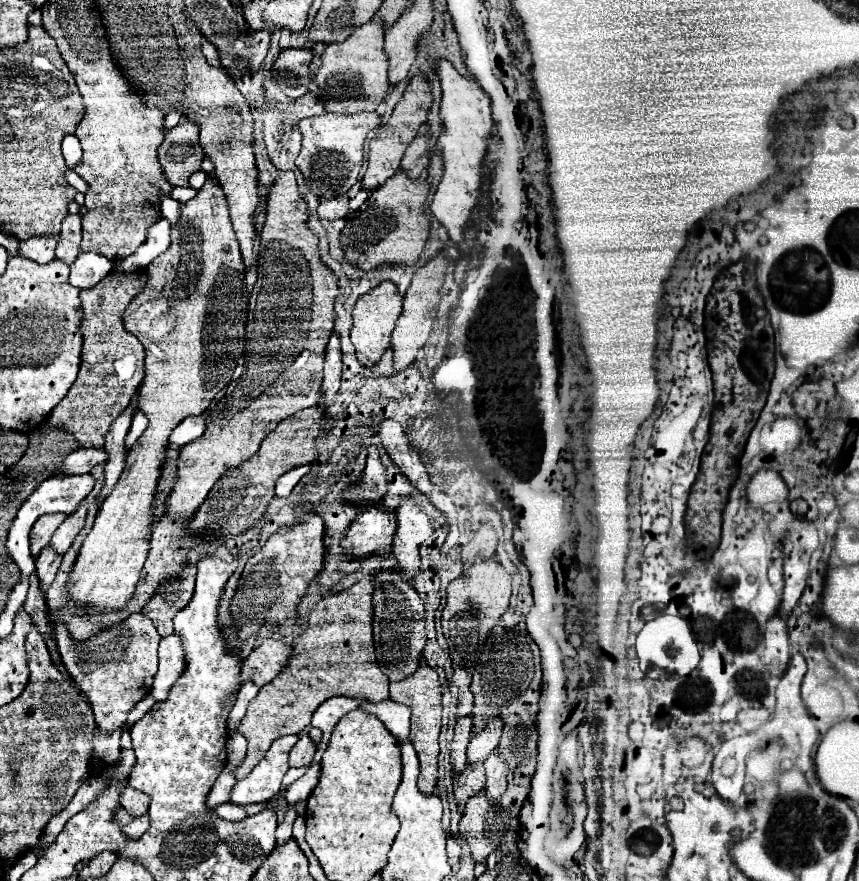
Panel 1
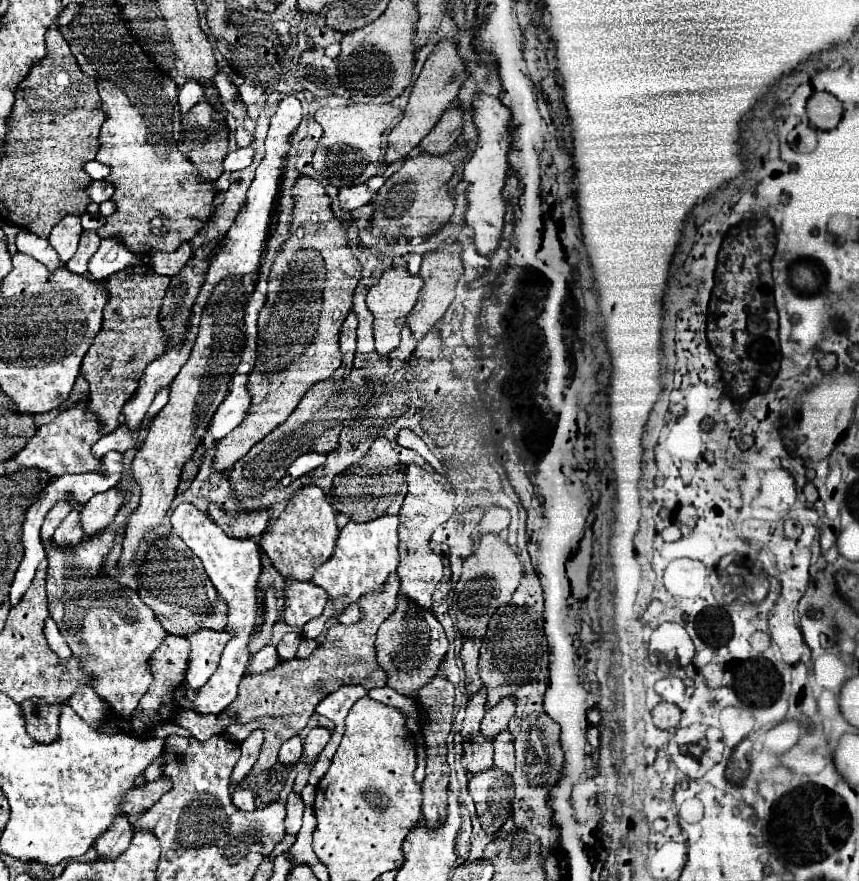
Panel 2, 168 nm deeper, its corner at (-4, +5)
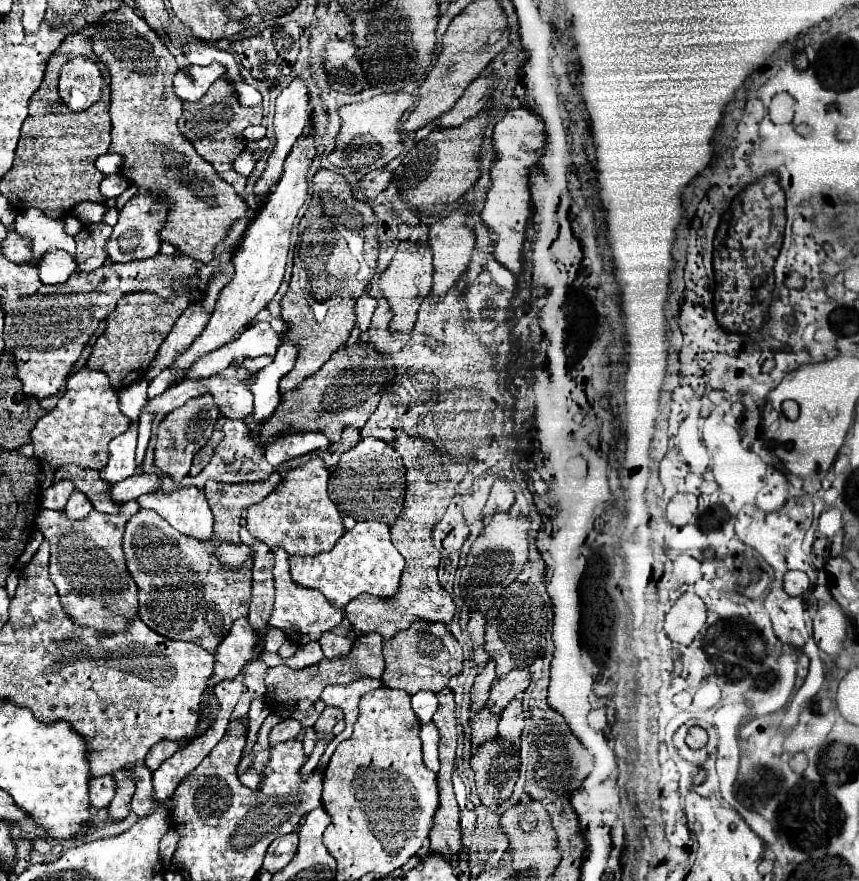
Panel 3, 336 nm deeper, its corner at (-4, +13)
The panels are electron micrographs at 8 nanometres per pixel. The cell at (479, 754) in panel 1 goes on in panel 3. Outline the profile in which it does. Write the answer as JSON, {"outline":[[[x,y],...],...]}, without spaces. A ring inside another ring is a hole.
{"outline":[[[510,671],[504,679],[498,679],[488,697],[488,709],[492,713],[504,711],[504,707],[514,699],[524,693],[524,689],[530,685],[530,675],[526,671]]]}

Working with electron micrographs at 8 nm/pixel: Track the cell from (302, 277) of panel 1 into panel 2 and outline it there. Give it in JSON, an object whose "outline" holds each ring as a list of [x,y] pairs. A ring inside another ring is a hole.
{"outline":[[[300,177],[292,189],[294,193],[294,213],[292,213],[292,235],[282,245],[282,251],[278,253],[270,283],[268,283],[268,299],[264,303],[264,309],[258,315],[258,349],[256,349],[256,367],[250,373],[248,391],[252,395],[252,407],[240,427],[236,427],[230,435],[218,441],[214,469],[216,471],[228,471],[232,465],[242,459],[254,443],[264,439],[272,429],[276,429],[300,403],[302,395],[318,381],[328,379],[342,363],[340,353],[340,329],[346,319],[346,315],[352,311],[352,295],[358,287],[362,265],[354,257],[350,243],[346,239],[346,225],[332,213],[330,209],[330,197],[324,189],[324,185],[312,177]]]}

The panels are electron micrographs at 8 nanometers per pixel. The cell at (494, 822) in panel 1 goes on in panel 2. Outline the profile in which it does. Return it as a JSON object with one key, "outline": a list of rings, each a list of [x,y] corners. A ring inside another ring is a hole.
{"outline":[[[490,767],[488,771],[470,777],[468,791],[474,797],[482,829],[488,835],[496,835],[512,813],[512,777],[504,775],[504,771],[496,771],[496,767]]]}

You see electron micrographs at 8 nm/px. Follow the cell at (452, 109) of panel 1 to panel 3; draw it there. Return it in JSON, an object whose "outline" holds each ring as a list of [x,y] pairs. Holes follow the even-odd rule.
{"outline":[[[506,109],[502,121],[496,123],[492,133],[492,149],[496,159],[490,167],[492,187],[488,189],[480,219],[496,233],[494,259],[510,269],[514,275],[520,273],[520,253],[526,233],[526,221],[530,217],[530,191],[528,191],[528,167],[536,165],[544,149],[544,125],[538,115],[526,109]]]}

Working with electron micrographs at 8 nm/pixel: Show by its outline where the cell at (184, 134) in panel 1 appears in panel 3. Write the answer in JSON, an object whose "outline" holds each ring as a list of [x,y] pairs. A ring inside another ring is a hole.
{"outline":[[[218,79],[216,83],[212,83],[212,87],[206,91],[202,99],[198,99],[196,103],[184,103],[184,113],[178,119],[178,127],[180,133],[192,143],[196,153],[200,153],[218,171],[218,175],[236,189],[236,193],[242,193],[246,177],[236,173],[232,169],[232,163],[246,149],[246,139],[242,131],[248,125],[258,125],[260,121],[262,121],[262,105],[258,107],[238,105],[236,97],[232,95],[230,83],[226,79]]]}

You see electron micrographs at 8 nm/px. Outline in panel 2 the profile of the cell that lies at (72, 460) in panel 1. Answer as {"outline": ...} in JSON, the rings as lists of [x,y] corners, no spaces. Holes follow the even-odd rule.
{"outline":[[[120,425],[114,433],[104,435],[94,447],[92,447],[92,455],[94,457],[104,457],[108,451],[128,451],[132,447],[136,447],[138,443],[144,441],[142,435],[142,427],[136,427],[136,431],[128,431],[128,427]]]}

